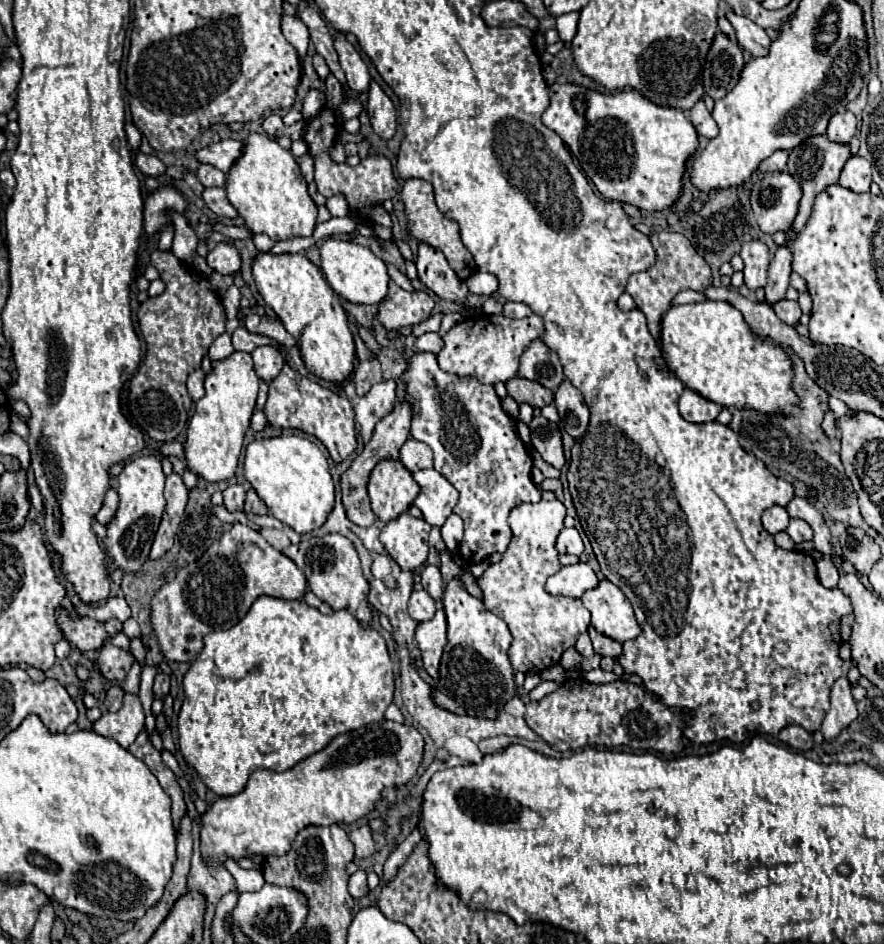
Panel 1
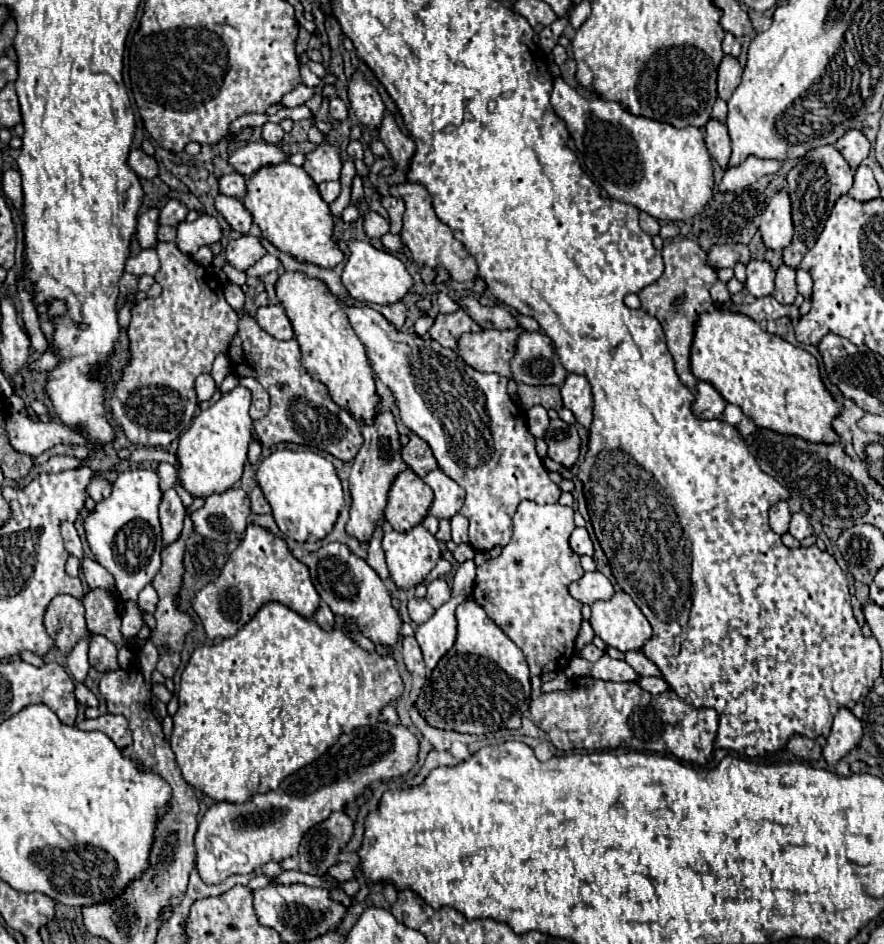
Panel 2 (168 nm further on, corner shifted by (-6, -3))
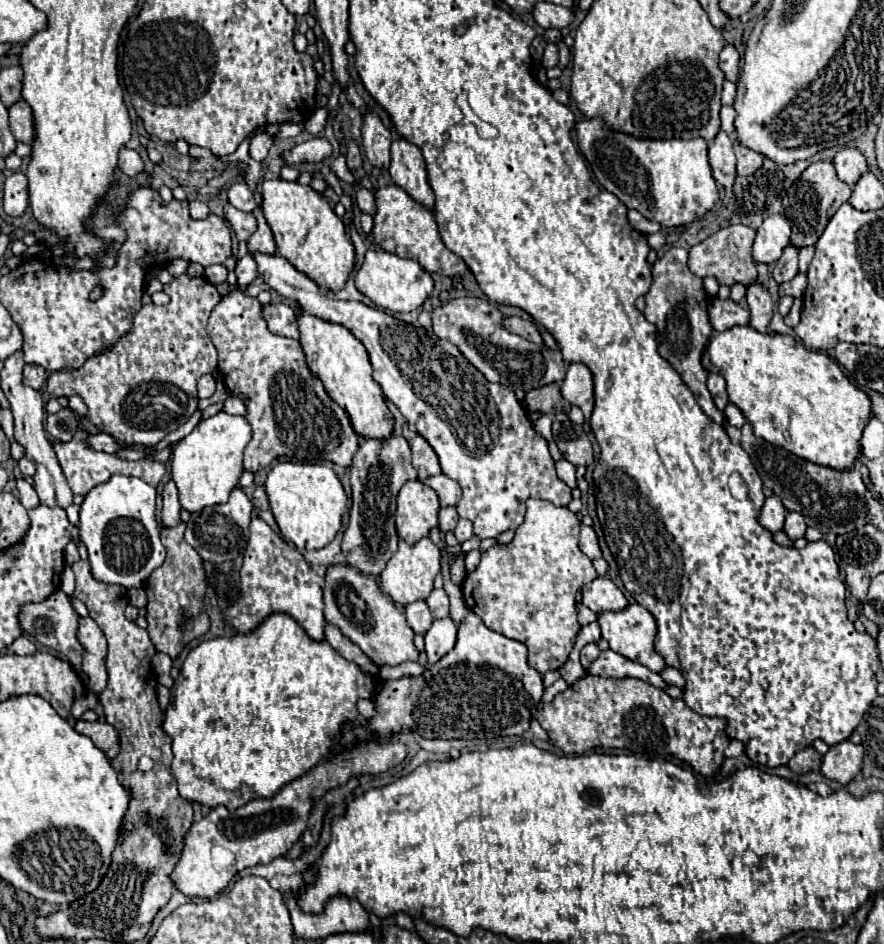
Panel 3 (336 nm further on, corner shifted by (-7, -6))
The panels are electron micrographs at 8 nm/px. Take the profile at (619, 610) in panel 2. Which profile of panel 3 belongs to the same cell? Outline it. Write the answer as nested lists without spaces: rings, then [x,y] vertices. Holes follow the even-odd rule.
[[[633,603],[629,607],[625,607],[623,611],[617,611],[617,613],[601,613],[597,617],[599,625],[601,625],[601,635],[603,639],[607,639],[609,643],[609,649],[613,649],[615,653],[623,655],[625,659],[629,661],[635,661],[635,663],[641,663],[645,667],[649,667],[651,671],[655,673],[661,673],[667,665],[663,661],[663,657],[655,651],[655,637],[657,637],[657,623],[655,623],[655,617],[641,605]]]

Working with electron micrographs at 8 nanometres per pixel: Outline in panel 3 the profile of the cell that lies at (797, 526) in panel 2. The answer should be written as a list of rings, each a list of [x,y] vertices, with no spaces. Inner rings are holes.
[[[789,511],[787,517],[785,517],[785,525],[783,525],[783,531],[787,533],[787,537],[791,541],[795,541],[795,539],[805,535],[805,529],[807,529],[807,525],[805,525],[805,519],[801,517],[801,513]]]

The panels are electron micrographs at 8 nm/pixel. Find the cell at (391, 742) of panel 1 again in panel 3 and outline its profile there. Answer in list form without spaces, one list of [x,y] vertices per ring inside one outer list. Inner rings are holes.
[[[369,741],[359,743],[343,753],[335,753],[327,761],[313,767],[307,775],[281,787],[271,799],[249,801],[237,811],[227,811],[223,805],[211,809],[199,823],[193,823],[185,833],[185,845],[181,857],[173,869],[173,885],[177,891],[189,897],[215,897],[227,883],[243,869],[253,865],[265,865],[285,855],[293,843],[305,831],[313,799],[321,797],[327,789],[339,787],[353,775],[383,773],[399,765],[407,757],[407,747],[393,741]]]

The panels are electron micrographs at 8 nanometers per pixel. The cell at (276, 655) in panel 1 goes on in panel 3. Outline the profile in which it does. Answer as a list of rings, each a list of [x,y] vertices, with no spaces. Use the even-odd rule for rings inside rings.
[[[275,613],[269,619],[265,619],[255,631],[251,631],[249,635],[233,635],[233,637],[217,637],[217,639],[209,639],[203,641],[201,645],[197,645],[195,649],[189,651],[179,677],[175,679],[173,687],[171,687],[171,699],[169,705],[165,709],[165,719],[161,723],[161,729],[171,737],[171,749],[173,749],[173,763],[171,763],[171,771],[177,779],[177,787],[183,799],[187,801],[197,801],[201,805],[207,807],[217,807],[217,805],[225,805],[229,811],[235,811],[237,807],[259,799],[259,797],[273,797],[283,785],[291,783],[293,779],[305,775],[309,769],[313,769],[321,759],[327,757],[331,745],[335,743],[335,739],[341,733],[343,723],[357,723],[357,699],[365,697],[371,699],[375,689],[379,685],[377,677],[369,677],[365,675],[355,663],[343,659],[327,641],[313,641],[309,639],[309,635],[297,625],[297,621],[293,621],[289,615],[283,613]]]

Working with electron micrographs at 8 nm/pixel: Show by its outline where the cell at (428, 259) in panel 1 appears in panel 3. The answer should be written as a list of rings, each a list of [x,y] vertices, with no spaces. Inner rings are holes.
[[[507,317],[505,327],[509,331],[513,331],[513,333],[517,333],[517,335],[521,335],[521,337],[533,341],[533,343],[537,343],[537,345],[543,345],[543,337],[541,337],[539,329],[531,321],[525,321],[521,317]]]

